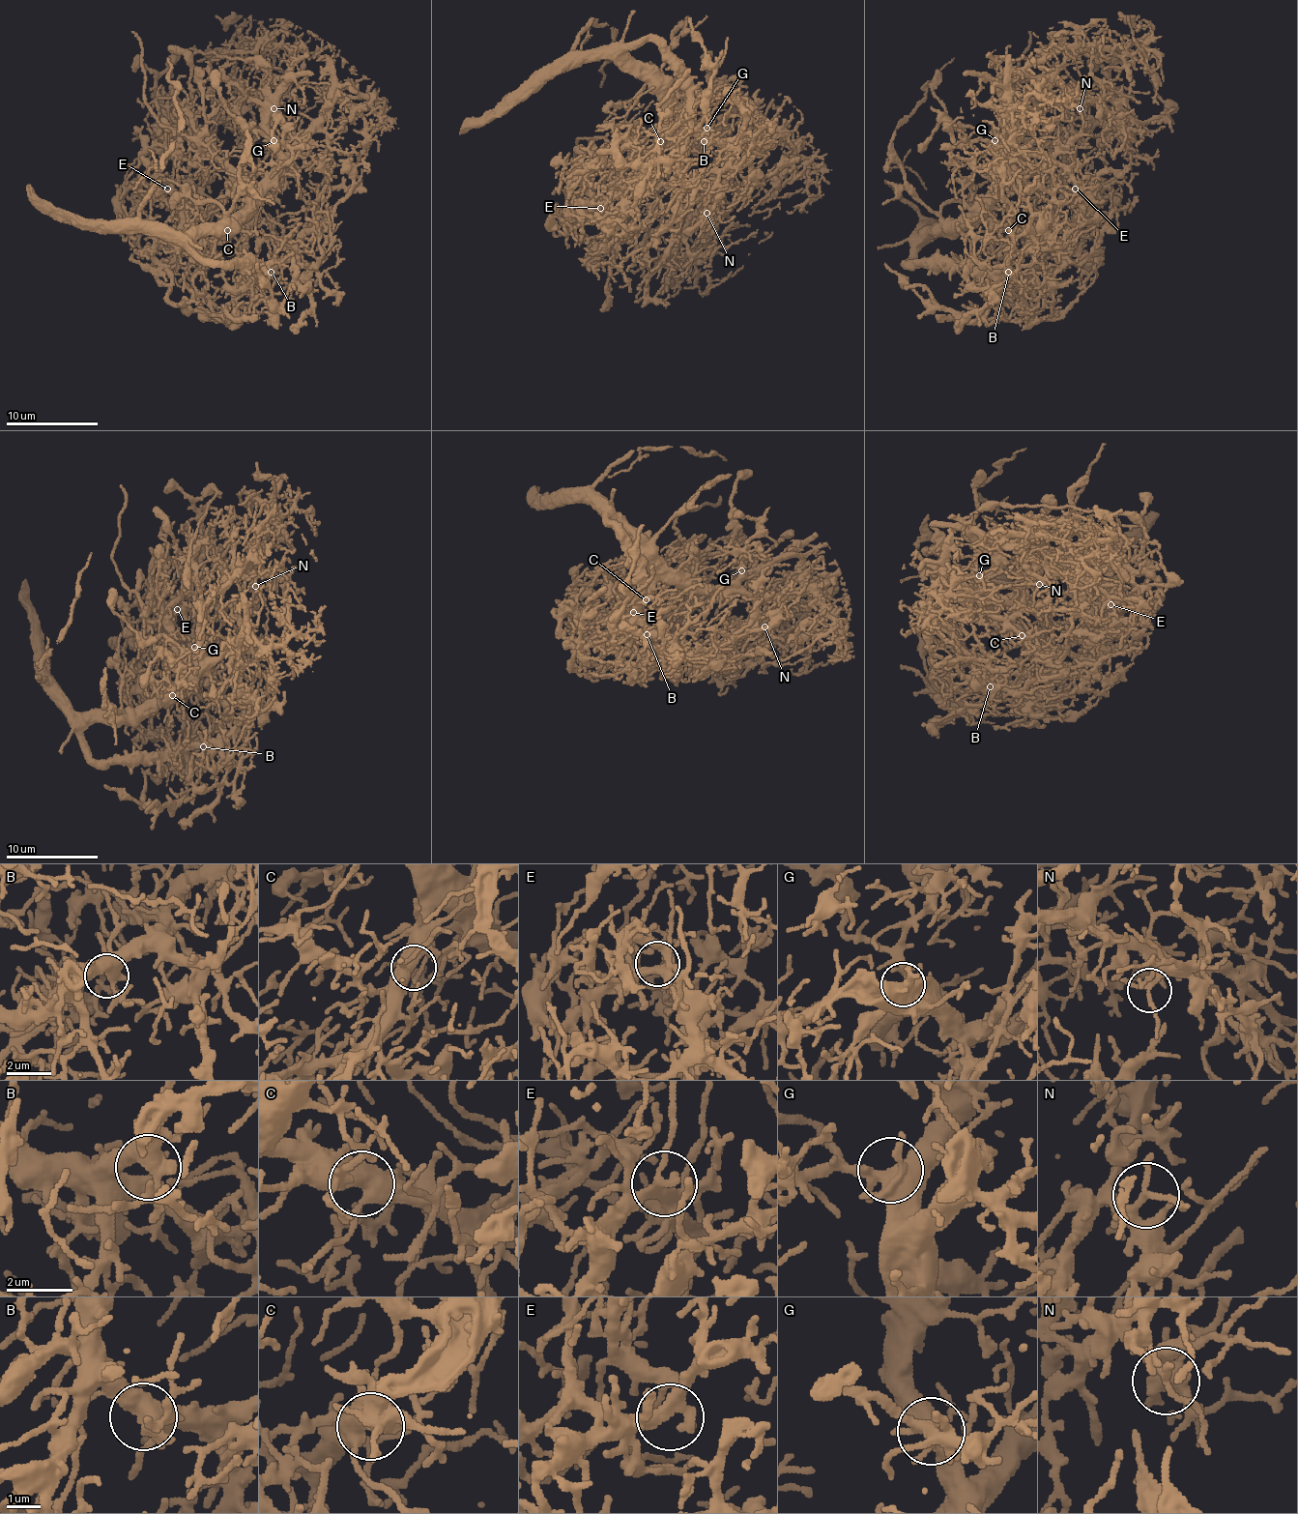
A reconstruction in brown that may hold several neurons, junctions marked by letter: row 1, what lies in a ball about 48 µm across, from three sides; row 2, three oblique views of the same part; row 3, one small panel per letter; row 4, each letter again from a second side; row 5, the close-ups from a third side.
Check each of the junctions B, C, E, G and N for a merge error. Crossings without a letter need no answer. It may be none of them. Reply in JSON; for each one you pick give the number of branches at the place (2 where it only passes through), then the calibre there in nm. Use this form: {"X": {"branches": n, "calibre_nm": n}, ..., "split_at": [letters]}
{"split_at": []}

